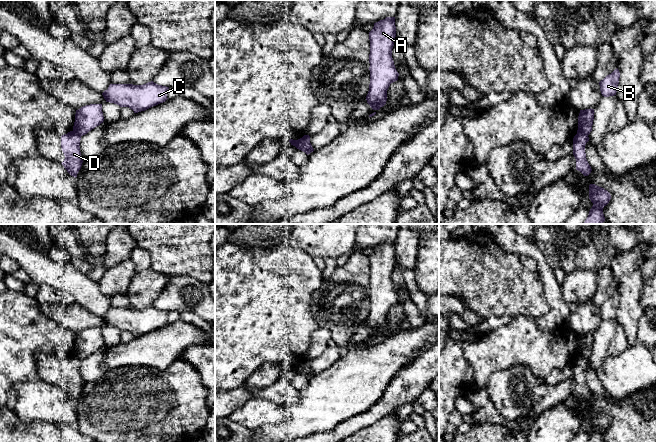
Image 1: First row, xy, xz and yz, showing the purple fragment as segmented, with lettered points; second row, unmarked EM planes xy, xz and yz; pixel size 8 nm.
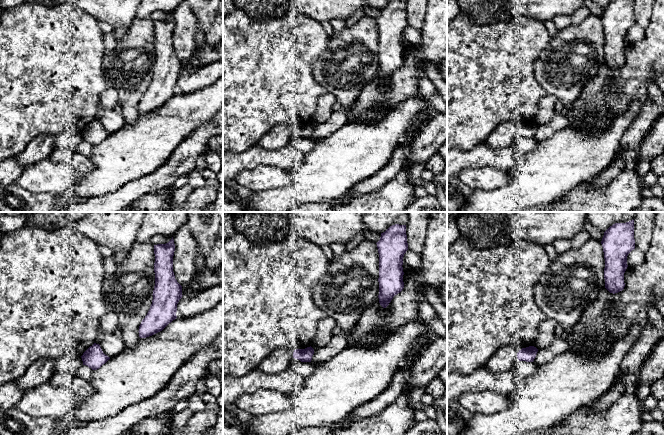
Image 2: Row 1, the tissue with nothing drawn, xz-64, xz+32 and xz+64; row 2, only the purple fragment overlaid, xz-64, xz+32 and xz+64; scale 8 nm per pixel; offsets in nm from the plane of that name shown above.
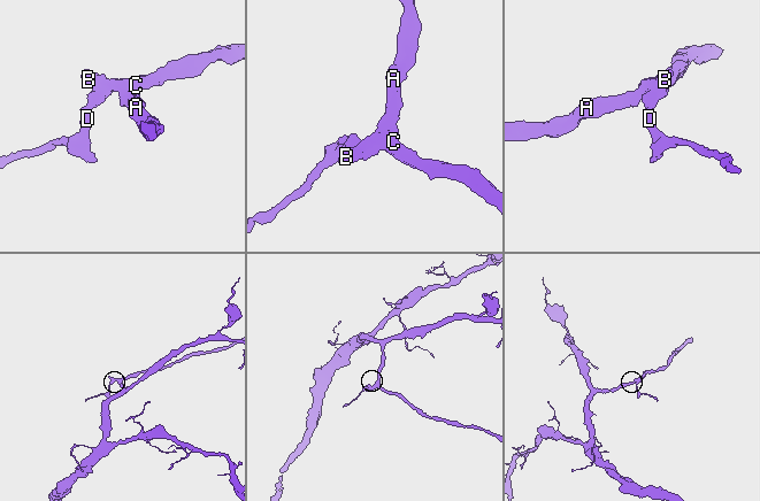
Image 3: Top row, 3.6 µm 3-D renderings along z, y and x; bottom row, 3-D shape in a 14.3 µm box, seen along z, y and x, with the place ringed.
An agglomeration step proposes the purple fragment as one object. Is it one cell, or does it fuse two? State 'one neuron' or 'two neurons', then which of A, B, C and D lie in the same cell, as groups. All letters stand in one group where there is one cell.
two neurons; groups A B C / D

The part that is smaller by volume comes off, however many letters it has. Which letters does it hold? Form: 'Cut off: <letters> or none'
Cut off: D

